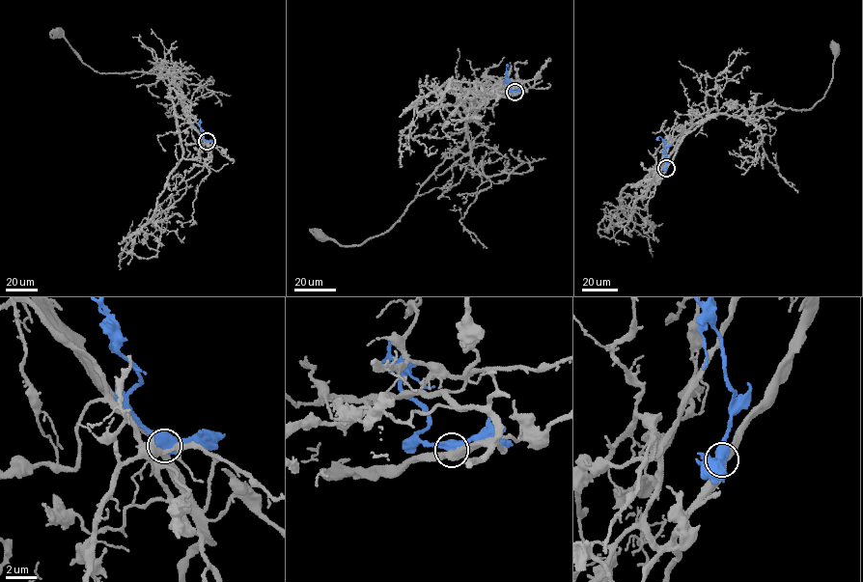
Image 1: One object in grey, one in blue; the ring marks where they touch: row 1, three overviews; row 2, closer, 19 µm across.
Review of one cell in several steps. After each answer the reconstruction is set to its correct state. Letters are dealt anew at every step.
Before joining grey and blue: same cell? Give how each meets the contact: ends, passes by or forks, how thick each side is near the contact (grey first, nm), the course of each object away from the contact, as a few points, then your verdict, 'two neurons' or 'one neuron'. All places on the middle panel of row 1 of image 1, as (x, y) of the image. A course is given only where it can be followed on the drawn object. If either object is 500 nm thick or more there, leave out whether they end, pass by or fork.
400/600 nm | grey via (515, 92), (489, 96), (476, 109), (464, 124), (464, 142), (387, 231), (351, 246), (320, 235) | blue via (515, 92), (510, 90), (511, 87), (506, 78), (508, 68) | one neuron

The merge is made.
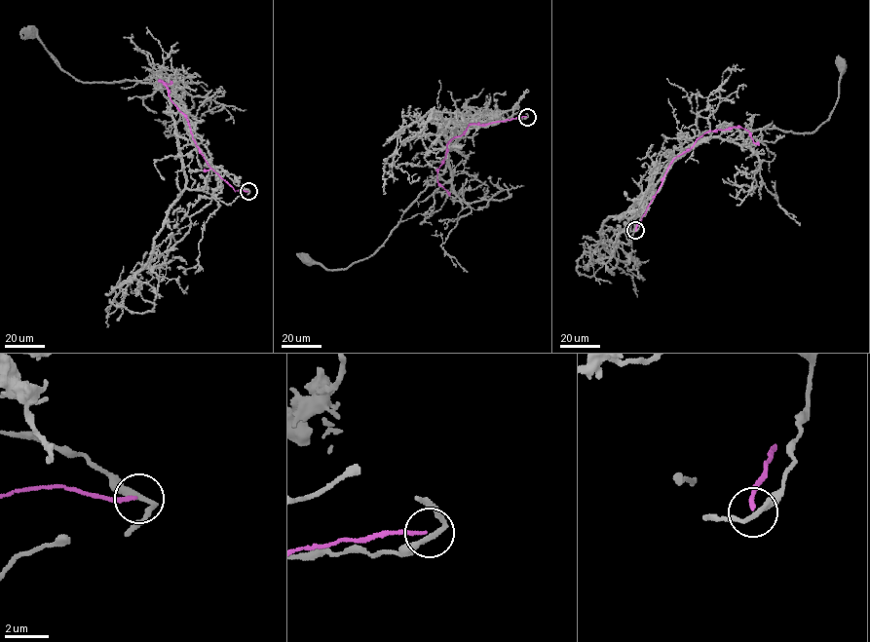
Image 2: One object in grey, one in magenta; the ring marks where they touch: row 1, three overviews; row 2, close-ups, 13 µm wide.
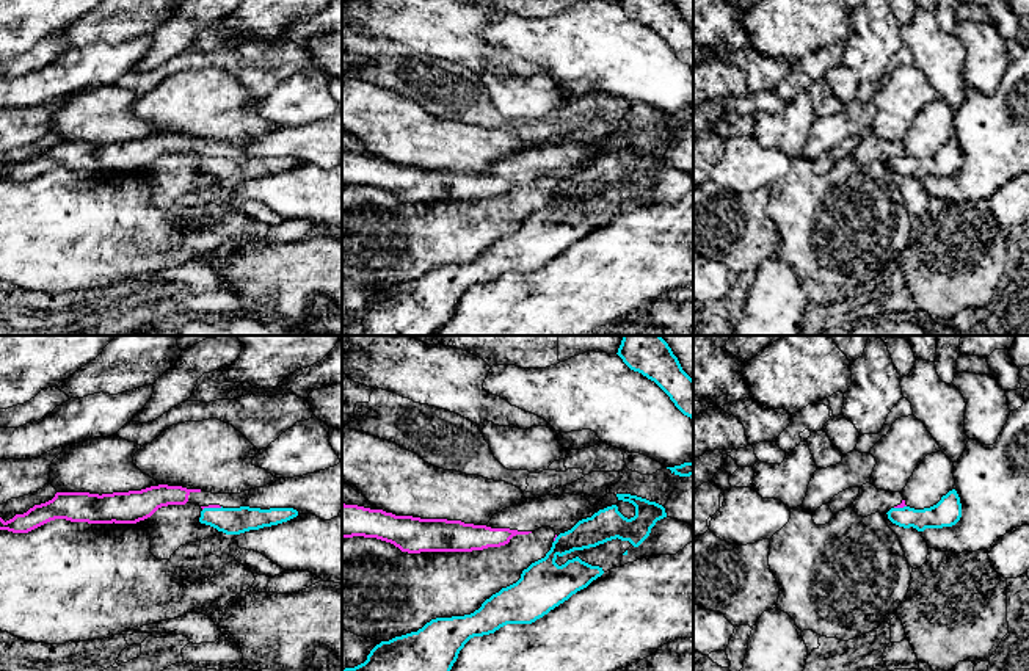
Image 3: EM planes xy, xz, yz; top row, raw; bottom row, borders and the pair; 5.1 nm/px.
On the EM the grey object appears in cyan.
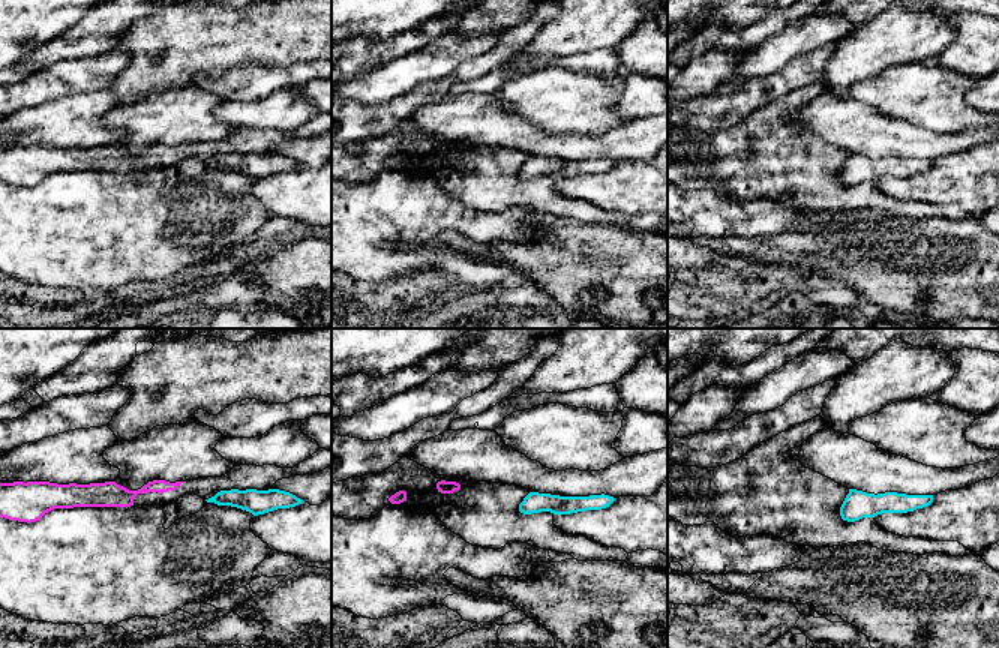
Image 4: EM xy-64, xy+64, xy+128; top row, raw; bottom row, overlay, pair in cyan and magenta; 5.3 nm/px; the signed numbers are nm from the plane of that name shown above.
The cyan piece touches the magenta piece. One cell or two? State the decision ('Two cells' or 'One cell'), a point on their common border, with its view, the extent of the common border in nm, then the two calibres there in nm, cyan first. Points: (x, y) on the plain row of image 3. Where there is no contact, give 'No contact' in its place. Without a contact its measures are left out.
Two cells. Touches cyan at xy (212, 157). Shared border 110 nm. Thickness 140 nm (cyan) against 20 nm

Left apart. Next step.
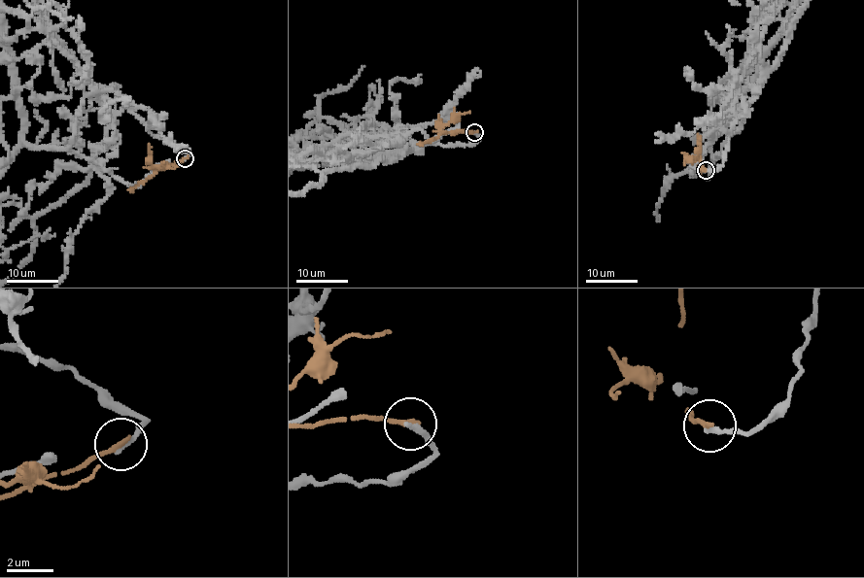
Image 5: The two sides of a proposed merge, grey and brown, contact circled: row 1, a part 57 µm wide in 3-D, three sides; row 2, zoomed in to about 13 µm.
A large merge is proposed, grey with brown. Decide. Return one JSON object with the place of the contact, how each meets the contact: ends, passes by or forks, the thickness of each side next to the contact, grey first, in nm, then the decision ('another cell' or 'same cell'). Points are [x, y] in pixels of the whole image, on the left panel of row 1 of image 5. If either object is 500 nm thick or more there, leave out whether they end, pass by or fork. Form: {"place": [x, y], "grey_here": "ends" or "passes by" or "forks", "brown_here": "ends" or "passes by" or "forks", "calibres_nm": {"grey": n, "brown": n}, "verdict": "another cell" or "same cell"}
{"place": [185, 158], "grey_here": "ends", "brown_here": "ends", "calibres_nm": {"grey": 260, "brown": 240}, "verdict": "another cell"}

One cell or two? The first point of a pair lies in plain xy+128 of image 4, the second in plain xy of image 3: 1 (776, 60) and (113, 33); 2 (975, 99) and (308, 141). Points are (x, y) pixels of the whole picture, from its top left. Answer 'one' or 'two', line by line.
1: two
2: two

